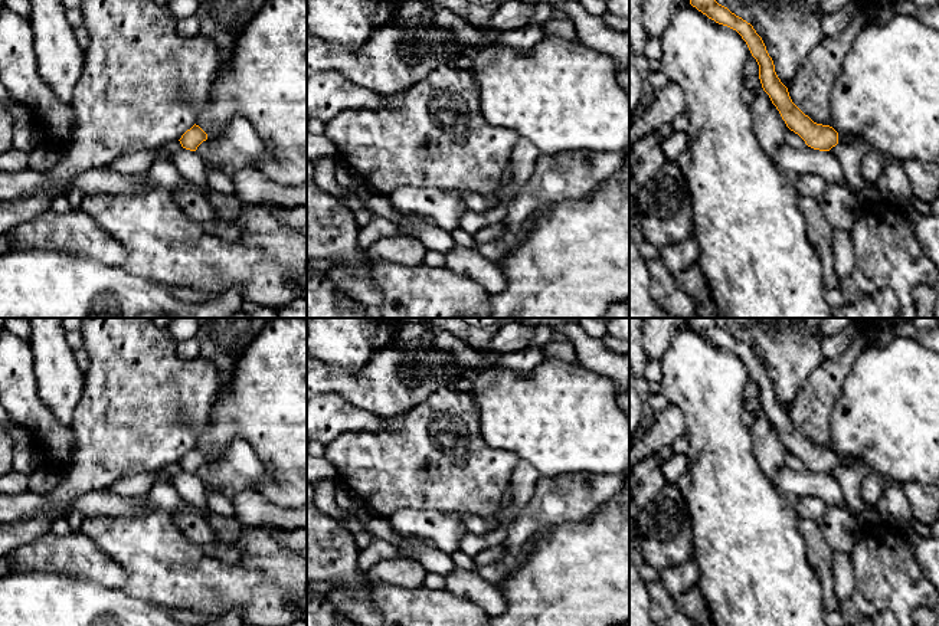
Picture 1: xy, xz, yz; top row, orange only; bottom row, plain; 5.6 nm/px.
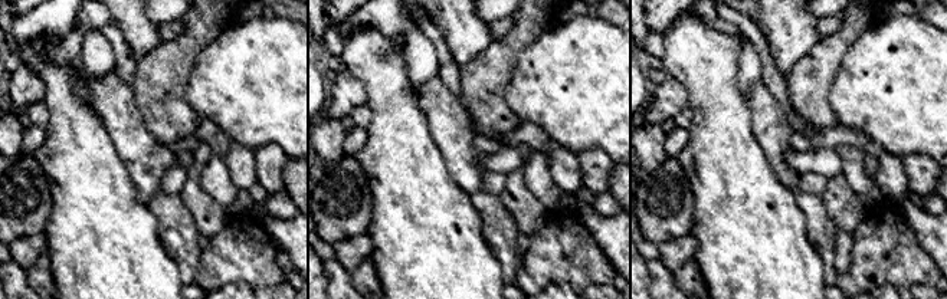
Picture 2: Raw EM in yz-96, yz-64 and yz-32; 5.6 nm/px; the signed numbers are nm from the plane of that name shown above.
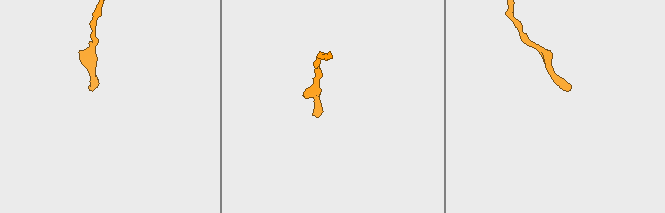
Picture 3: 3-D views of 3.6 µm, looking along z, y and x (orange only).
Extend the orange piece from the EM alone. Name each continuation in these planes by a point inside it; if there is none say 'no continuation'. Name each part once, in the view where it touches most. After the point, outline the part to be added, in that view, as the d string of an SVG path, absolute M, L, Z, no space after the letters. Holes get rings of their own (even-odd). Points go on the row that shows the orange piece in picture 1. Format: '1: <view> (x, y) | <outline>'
1: yz (843, 138) | M838 134L838 144L851 144L857 148L863 148L861 142L857 138L844 134Z

